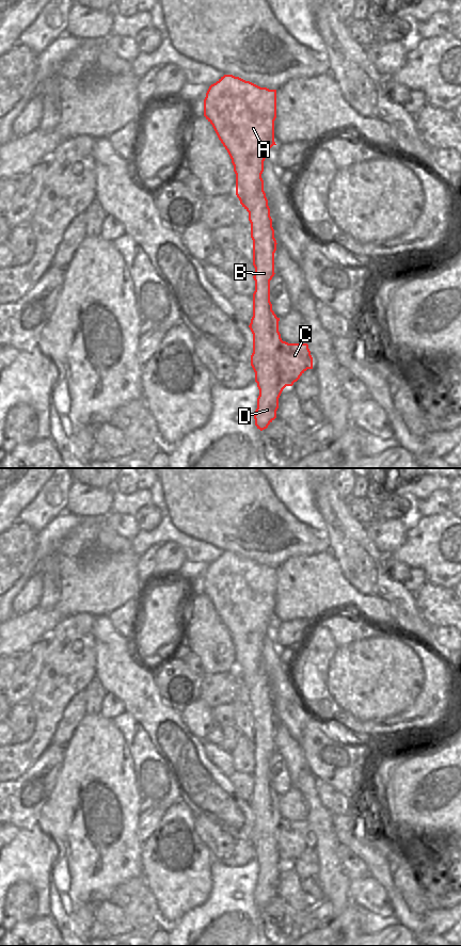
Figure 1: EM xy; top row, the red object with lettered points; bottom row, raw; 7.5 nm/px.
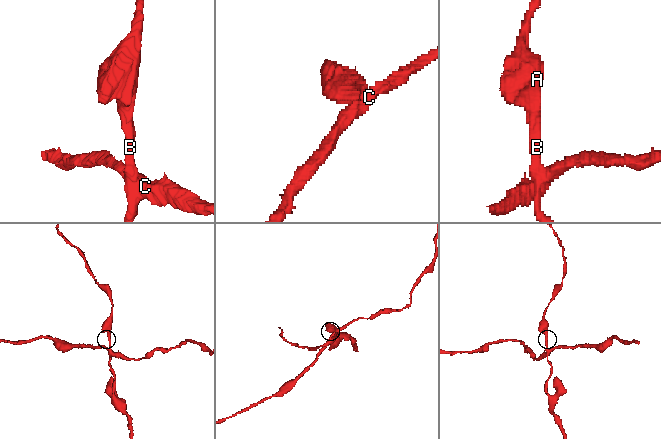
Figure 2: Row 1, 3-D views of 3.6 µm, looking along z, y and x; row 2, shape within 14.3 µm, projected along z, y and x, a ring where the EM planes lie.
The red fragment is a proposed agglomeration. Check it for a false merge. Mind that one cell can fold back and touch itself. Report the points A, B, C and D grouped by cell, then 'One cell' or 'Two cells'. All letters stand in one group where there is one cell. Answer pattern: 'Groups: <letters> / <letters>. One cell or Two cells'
Groups: A B D / C. Two cells

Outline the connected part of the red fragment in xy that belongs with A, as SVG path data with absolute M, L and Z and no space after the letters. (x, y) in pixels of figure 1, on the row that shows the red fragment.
M224 75L211 84L204 99L204 116L212 125L219 140L227 150L236 174L236 195L249 212L251 238L253 240L253 266L255 291L253 293L253 317L249 325L253 334L251 366L259 389L254 419L260 431L276 418L279 398L285 388L279 374L279 351L283 342L279 332L280 318L272 310L270 280L274 276L274 253L276 240L270 217L268 199L264 191L264 161L274 142L276 118L276 90L260 87L233 75Z

